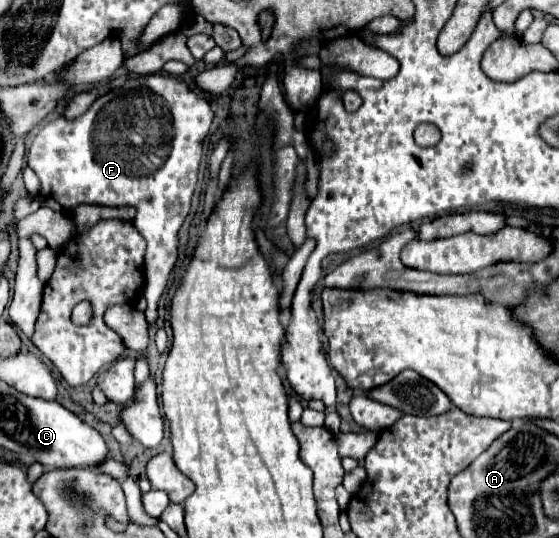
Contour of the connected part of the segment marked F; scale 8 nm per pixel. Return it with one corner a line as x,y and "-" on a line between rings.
166,73
136,77
132,81
126,81
122,87
112,89
112,93
108,91
110,87
98,85
92,91
74,95
74,99
70,99
66,105
66,111
62,115
64,119
60,117
48,123
34,137
34,143
28,151
28,161
40,179
42,207
50,207
52,211
64,215
72,215
72,209
76,209
78,205
98,205
98,207
130,205
136,209
136,227
148,243
144,259
144,277
146,277
144,297
148,301
146,319
148,323
154,323
158,317
158,299
166,289
168,277
176,265
178,229
182,227
182,221
190,211
190,199
196,187
198,165
202,157
202,143
210,131
214,113
206,99
196,95
186,83

